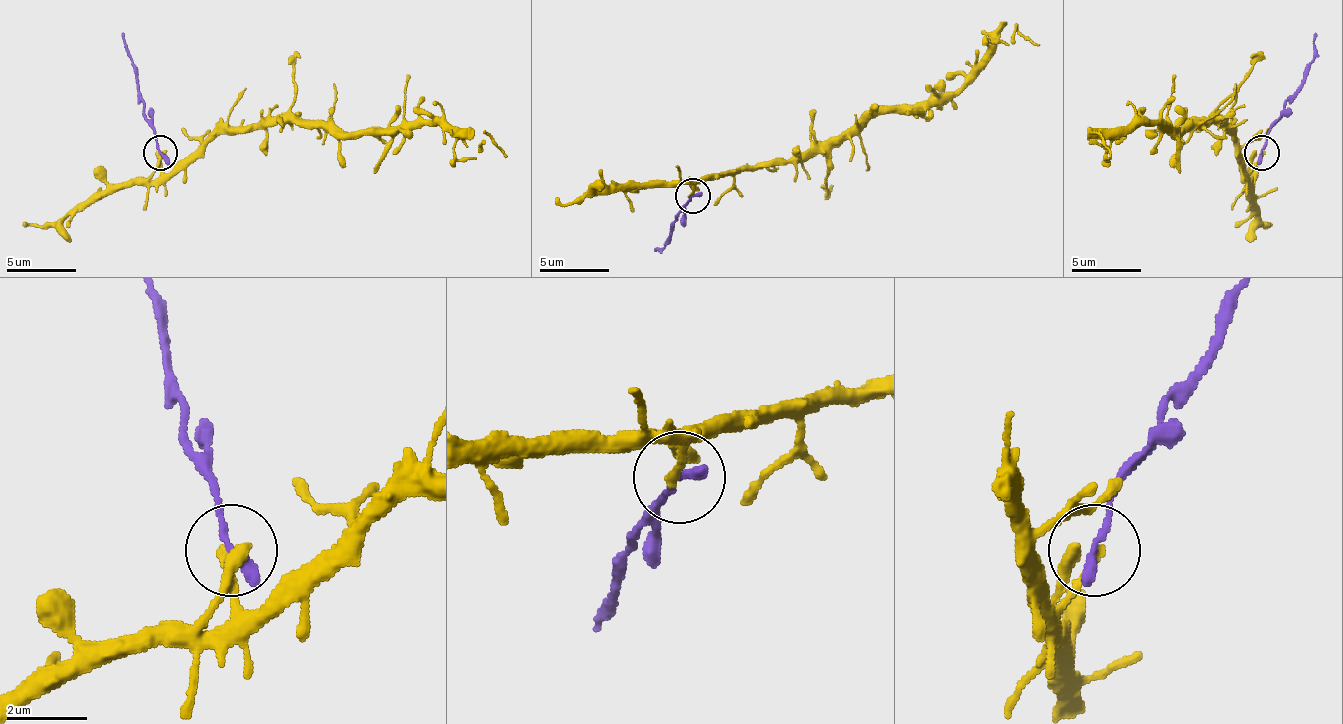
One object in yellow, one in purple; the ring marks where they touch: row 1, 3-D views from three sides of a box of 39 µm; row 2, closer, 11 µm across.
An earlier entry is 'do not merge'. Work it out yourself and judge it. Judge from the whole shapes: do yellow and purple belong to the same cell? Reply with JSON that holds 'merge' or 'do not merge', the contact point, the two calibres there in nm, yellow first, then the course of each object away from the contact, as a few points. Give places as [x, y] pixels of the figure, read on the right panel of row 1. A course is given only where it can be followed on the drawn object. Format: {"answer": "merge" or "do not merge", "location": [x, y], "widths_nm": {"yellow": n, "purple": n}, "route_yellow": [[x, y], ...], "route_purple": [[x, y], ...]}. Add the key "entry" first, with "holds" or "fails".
{"entry": "holds", "answer": "do not merge", "location": [1261, 152], "widths_nm": {"yellow": 200, "purple": 300}, "route_yellow": [[1262, 153], [1248, 174], [1231, 132], [1189, 122], [1179, 132], [1130, 125], [1109, 160], [1095, 139], [1109, 157]], "route_purple": [[1262, 153], [1266, 132], [1314, 56], [1314, 32]]}

